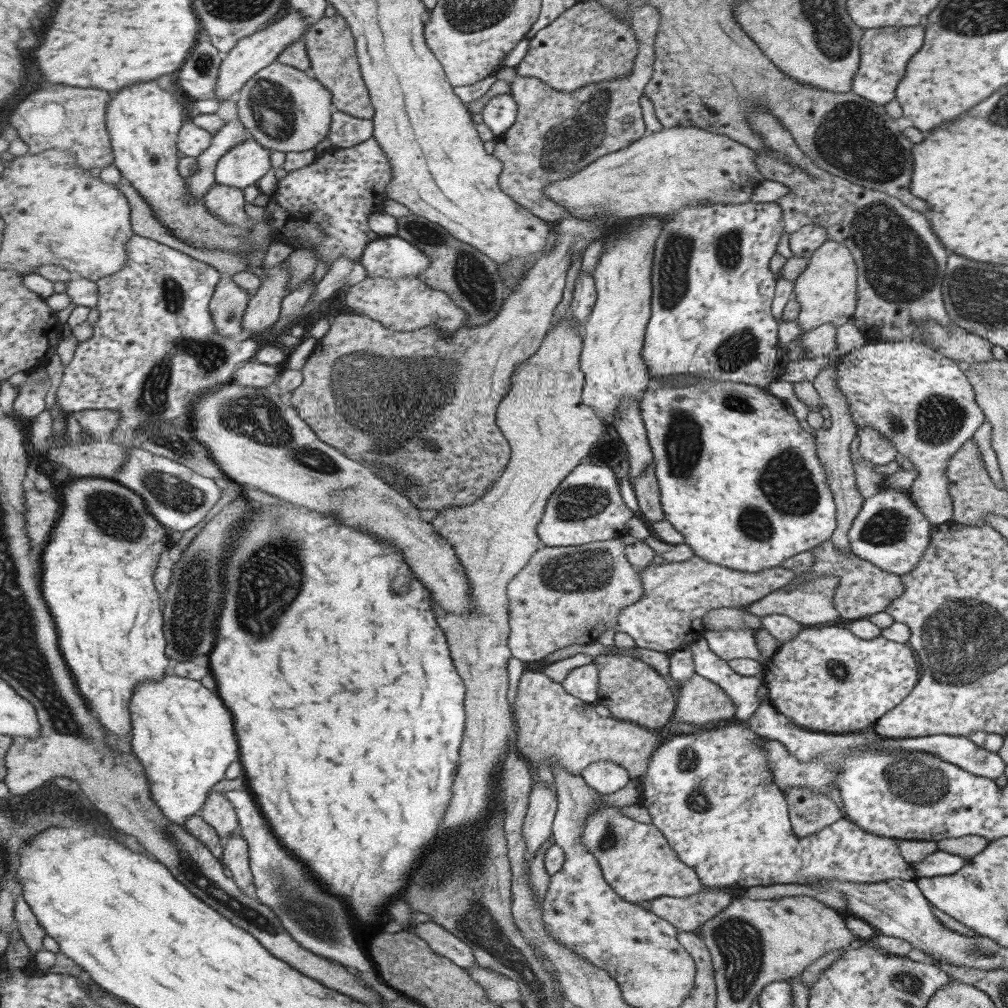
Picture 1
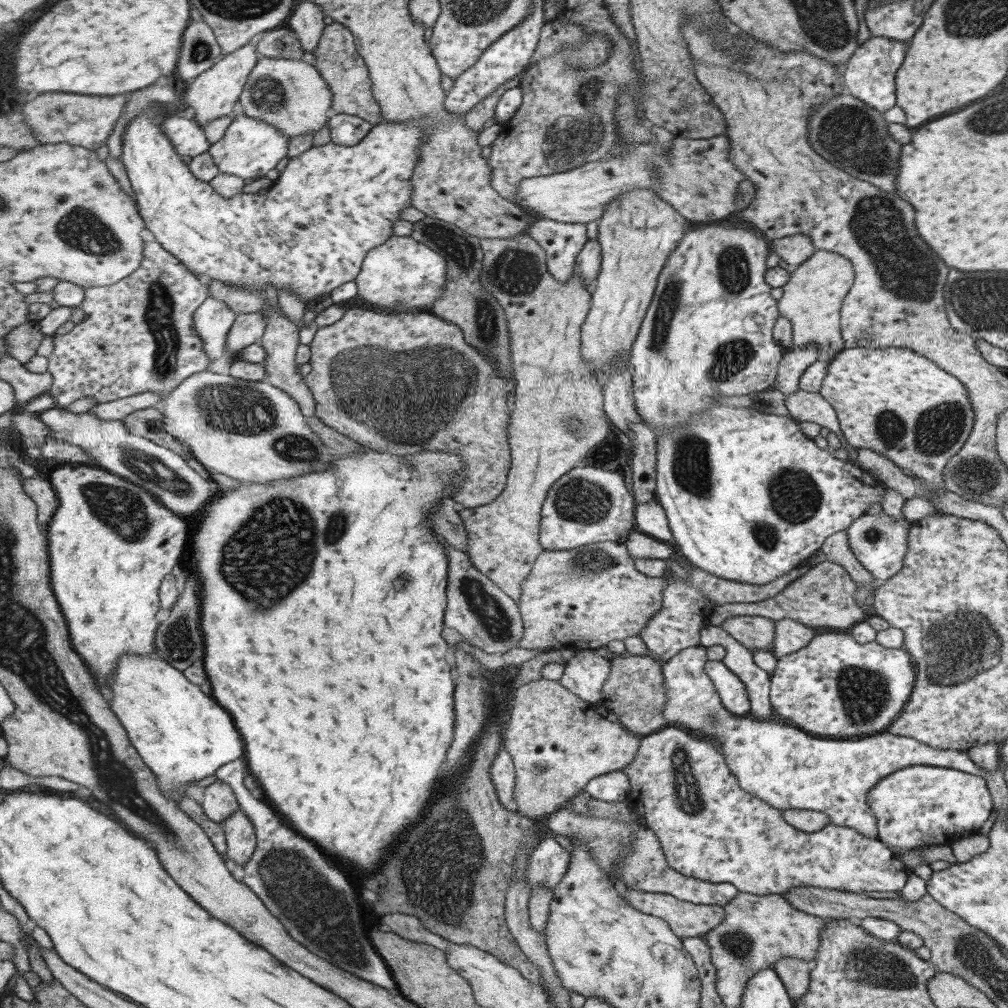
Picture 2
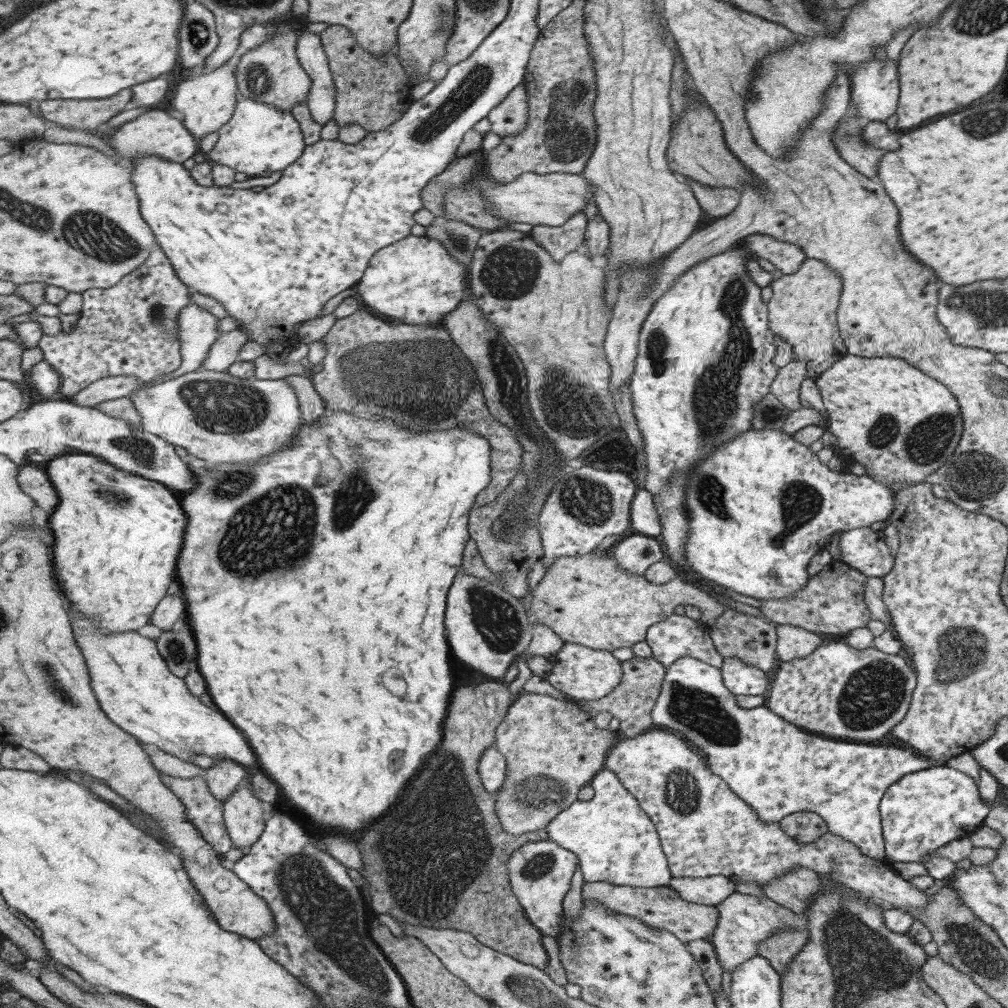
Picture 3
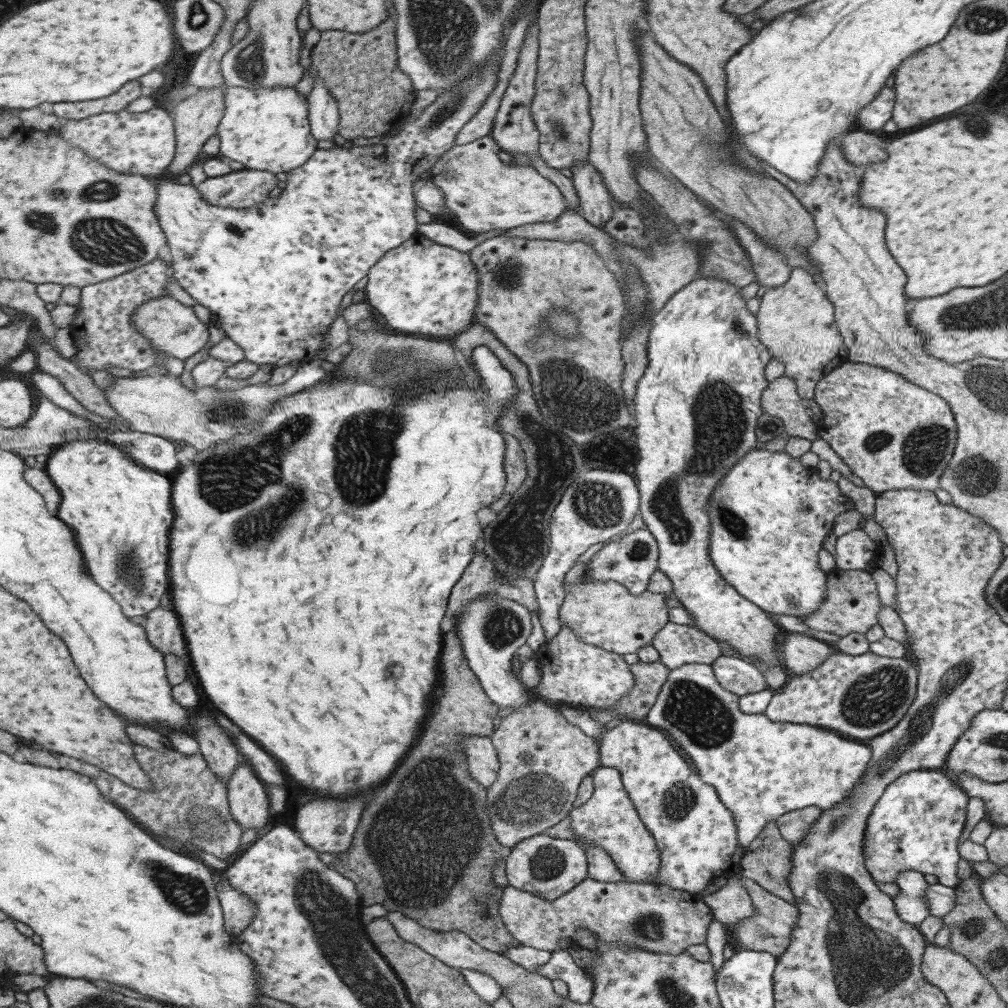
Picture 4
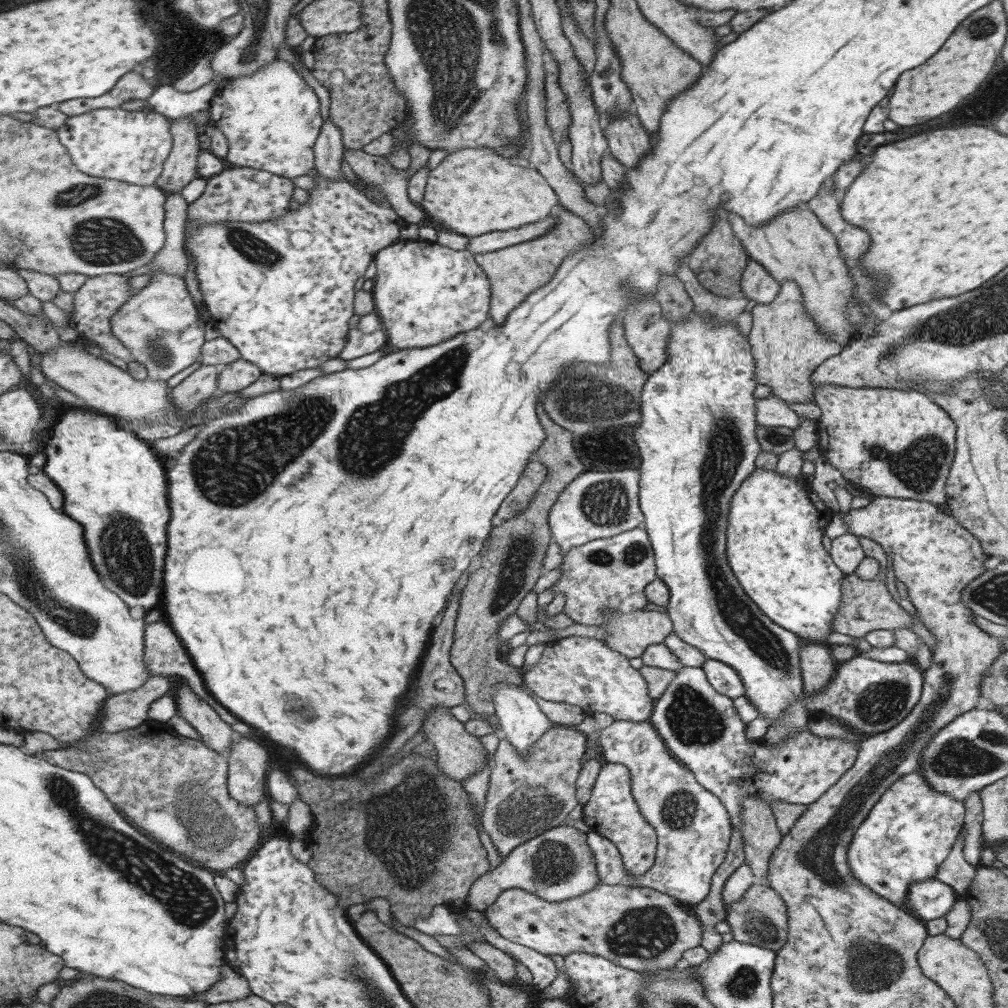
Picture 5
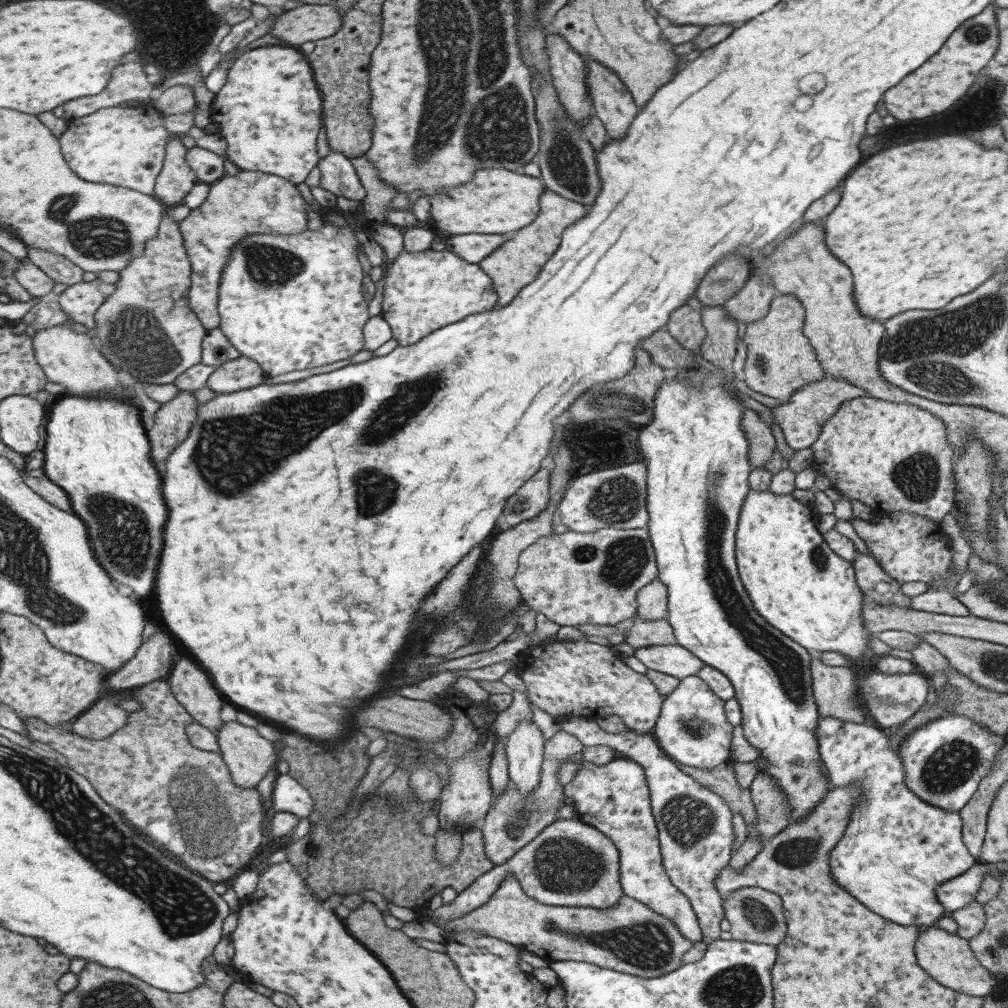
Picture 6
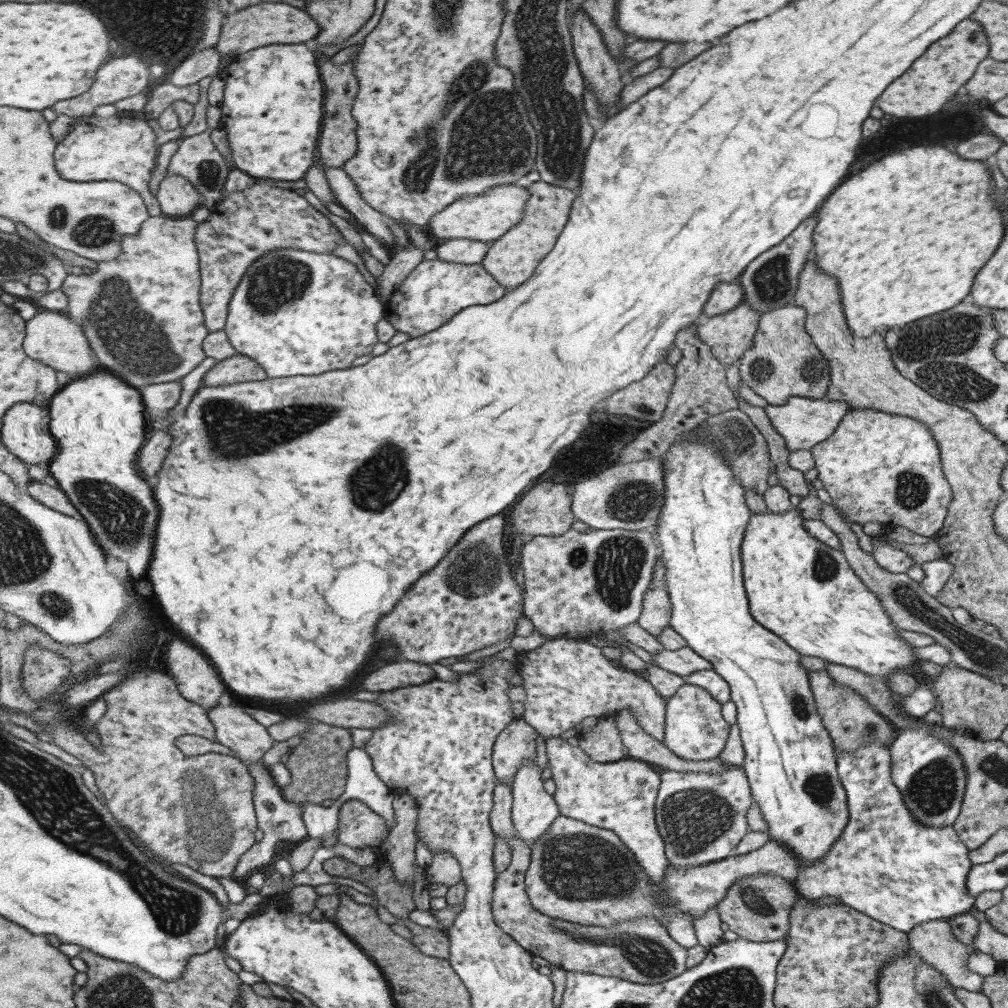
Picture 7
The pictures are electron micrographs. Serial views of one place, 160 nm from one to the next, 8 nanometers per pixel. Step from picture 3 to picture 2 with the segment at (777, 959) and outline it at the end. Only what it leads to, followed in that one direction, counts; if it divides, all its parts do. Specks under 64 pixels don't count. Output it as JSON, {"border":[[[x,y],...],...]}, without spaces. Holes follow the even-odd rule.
{"border":[[[781,957],[774,962],[772,969],[785,988],[792,1002],[799,1000],[807,992],[811,965],[795,957]]]}

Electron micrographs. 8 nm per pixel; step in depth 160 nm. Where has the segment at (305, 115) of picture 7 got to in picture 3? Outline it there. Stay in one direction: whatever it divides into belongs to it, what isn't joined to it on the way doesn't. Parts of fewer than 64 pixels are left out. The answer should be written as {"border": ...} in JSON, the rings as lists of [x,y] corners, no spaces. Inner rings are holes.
{"border":[[[252,98],[238,102],[231,120],[220,130],[220,139],[208,156],[214,163],[221,163],[249,177],[257,177],[267,170],[284,171],[303,157],[307,144],[303,140],[301,124],[295,120],[291,111],[268,105]]]}

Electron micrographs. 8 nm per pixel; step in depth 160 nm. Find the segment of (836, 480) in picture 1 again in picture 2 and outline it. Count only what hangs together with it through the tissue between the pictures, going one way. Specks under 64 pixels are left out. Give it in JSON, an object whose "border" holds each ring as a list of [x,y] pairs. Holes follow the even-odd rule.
{"border":[[[846,531],[831,534],[822,542],[820,550],[825,555],[826,561],[841,566],[854,584],[878,583],[878,580],[865,571],[855,559],[848,545]]]}

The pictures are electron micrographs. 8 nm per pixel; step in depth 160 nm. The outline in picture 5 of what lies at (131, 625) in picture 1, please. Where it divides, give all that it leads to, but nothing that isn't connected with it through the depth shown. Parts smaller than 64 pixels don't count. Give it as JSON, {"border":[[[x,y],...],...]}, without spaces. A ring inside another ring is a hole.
{"border":[[[72,407],[64,413],[64,415],[55,420],[52,426],[53,432],[48,441],[43,445],[43,453],[46,455],[46,462],[42,471],[47,473],[63,491],[65,496],[65,513],[76,522],[81,522],[83,528],[87,530],[87,546],[90,548],[91,560],[94,563],[95,569],[99,572],[103,582],[109,590],[115,591],[129,606],[145,606],[153,608],[161,594],[163,594],[163,574],[165,574],[165,556],[167,556],[167,524],[171,520],[171,508],[169,508],[169,488],[170,481],[168,474],[165,472],[164,461],[159,458],[156,452],[152,449],[149,442],[139,438],[135,431],[122,428],[118,424],[119,419],[112,415],[102,415],[101,412],[96,413],[81,407]]]}

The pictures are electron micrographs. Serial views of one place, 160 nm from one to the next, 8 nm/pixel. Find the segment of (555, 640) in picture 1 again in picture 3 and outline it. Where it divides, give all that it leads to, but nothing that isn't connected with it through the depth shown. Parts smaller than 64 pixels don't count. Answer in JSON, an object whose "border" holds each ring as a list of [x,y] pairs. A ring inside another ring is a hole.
{"border":[[[602,552],[599,556],[588,553],[576,558],[560,557],[549,567],[545,567],[543,577],[533,589],[531,606],[527,608],[532,624],[541,623],[547,626],[564,643],[590,647],[593,650],[611,652],[615,648],[630,647],[632,644],[644,641],[647,630],[657,622],[663,621],[675,606],[690,604],[700,612],[699,621],[706,628],[712,627],[715,619],[724,611],[725,606],[715,601],[714,597],[693,587],[679,574],[669,582],[651,584],[644,576],[631,575],[617,567],[611,555]]]}

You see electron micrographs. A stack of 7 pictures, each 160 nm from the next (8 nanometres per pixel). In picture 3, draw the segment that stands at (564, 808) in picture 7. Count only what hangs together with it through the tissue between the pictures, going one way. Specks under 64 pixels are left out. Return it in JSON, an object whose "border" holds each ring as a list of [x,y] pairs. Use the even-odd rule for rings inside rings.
{"border":[[[603,769],[589,782],[592,797],[586,802],[575,803],[559,813],[547,825],[548,838],[565,850],[571,850],[579,857],[579,868],[585,883],[603,881],[612,885],[627,885],[637,888],[651,888],[667,885],[670,872],[651,819],[639,808],[637,801],[619,782],[611,770]]]}

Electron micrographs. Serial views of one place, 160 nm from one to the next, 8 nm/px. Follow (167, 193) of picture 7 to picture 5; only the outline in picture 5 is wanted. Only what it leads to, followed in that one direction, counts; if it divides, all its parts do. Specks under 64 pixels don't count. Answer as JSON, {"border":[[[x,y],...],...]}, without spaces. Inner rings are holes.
{"border":[[[192,115],[173,121],[174,150],[166,160],[162,176],[156,182],[168,194],[181,192],[189,182],[199,176],[198,159],[203,152],[201,131],[204,132],[204,126],[196,124]]]}

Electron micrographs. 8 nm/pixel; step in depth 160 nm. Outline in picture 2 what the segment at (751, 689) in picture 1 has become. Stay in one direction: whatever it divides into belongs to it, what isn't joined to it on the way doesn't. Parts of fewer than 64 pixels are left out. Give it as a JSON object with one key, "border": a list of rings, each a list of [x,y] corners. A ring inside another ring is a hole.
{"border":[[[707,660],[704,671],[712,680],[723,706],[737,716],[747,715],[750,702],[743,683],[721,661]]]}

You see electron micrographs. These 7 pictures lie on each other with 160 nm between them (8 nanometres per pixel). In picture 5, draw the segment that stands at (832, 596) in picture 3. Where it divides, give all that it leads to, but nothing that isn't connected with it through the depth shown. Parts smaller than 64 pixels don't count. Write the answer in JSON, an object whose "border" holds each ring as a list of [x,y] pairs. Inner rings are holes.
{"border":[[[854,573],[844,575],[841,583],[842,601],[830,627],[831,632],[847,635],[855,639],[865,637],[873,630],[911,629],[913,615],[901,608],[889,594],[883,580],[861,580]]]}

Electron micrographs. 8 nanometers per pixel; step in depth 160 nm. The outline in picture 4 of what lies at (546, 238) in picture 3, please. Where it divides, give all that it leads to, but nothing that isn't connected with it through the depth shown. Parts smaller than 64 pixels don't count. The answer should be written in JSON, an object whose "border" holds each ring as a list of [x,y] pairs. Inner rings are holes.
{"border":[[[533,21],[525,32],[523,46],[521,46],[521,51],[519,52],[519,61],[517,62],[517,67],[508,88],[502,97],[493,127],[491,128],[491,135],[499,143],[501,150],[509,154],[521,153],[521,155],[527,155],[531,159],[531,167],[543,178],[556,184],[565,196],[567,208],[573,212],[577,212],[579,210],[578,196],[573,188],[572,180],[561,175],[557,169],[551,168],[546,162],[543,162],[539,158],[539,152],[537,152],[538,130],[531,116],[531,101],[534,97],[534,79],[536,76],[536,58],[539,44],[537,43],[537,36],[539,36],[539,25]]]}

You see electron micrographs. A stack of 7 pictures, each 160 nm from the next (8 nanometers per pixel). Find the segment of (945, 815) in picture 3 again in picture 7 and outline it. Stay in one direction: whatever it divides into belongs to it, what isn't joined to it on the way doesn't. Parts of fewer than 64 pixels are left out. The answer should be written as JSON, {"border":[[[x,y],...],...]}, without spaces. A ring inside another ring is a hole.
{"border":[[[867,742],[851,752],[833,748],[837,778],[846,796],[847,824],[822,858],[799,870],[794,888],[805,898],[833,897],[873,920],[907,933],[919,923],[931,919],[947,920],[973,909],[974,898],[967,892],[965,884],[972,864],[967,847],[951,826],[925,826],[910,815],[891,781],[888,748],[889,742]]]}

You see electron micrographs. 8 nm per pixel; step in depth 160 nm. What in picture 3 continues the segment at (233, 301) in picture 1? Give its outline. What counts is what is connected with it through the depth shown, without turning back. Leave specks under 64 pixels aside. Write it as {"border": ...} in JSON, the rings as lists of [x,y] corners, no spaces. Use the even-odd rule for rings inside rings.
{"border":[[[191,303],[179,315],[180,338],[182,341],[182,368],[176,375],[201,370],[211,347],[221,336],[217,329],[217,318],[209,310]]]}

